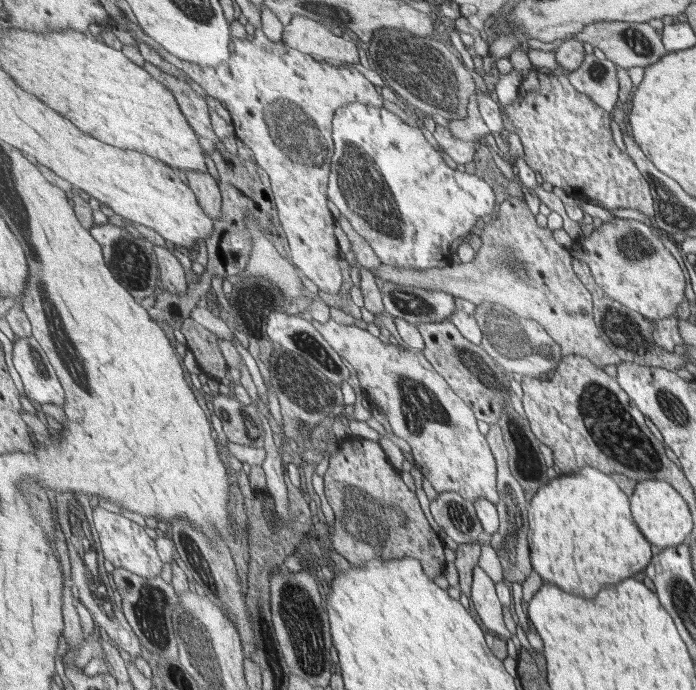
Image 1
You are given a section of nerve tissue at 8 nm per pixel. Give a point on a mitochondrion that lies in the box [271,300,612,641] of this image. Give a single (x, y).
(381, 527)

